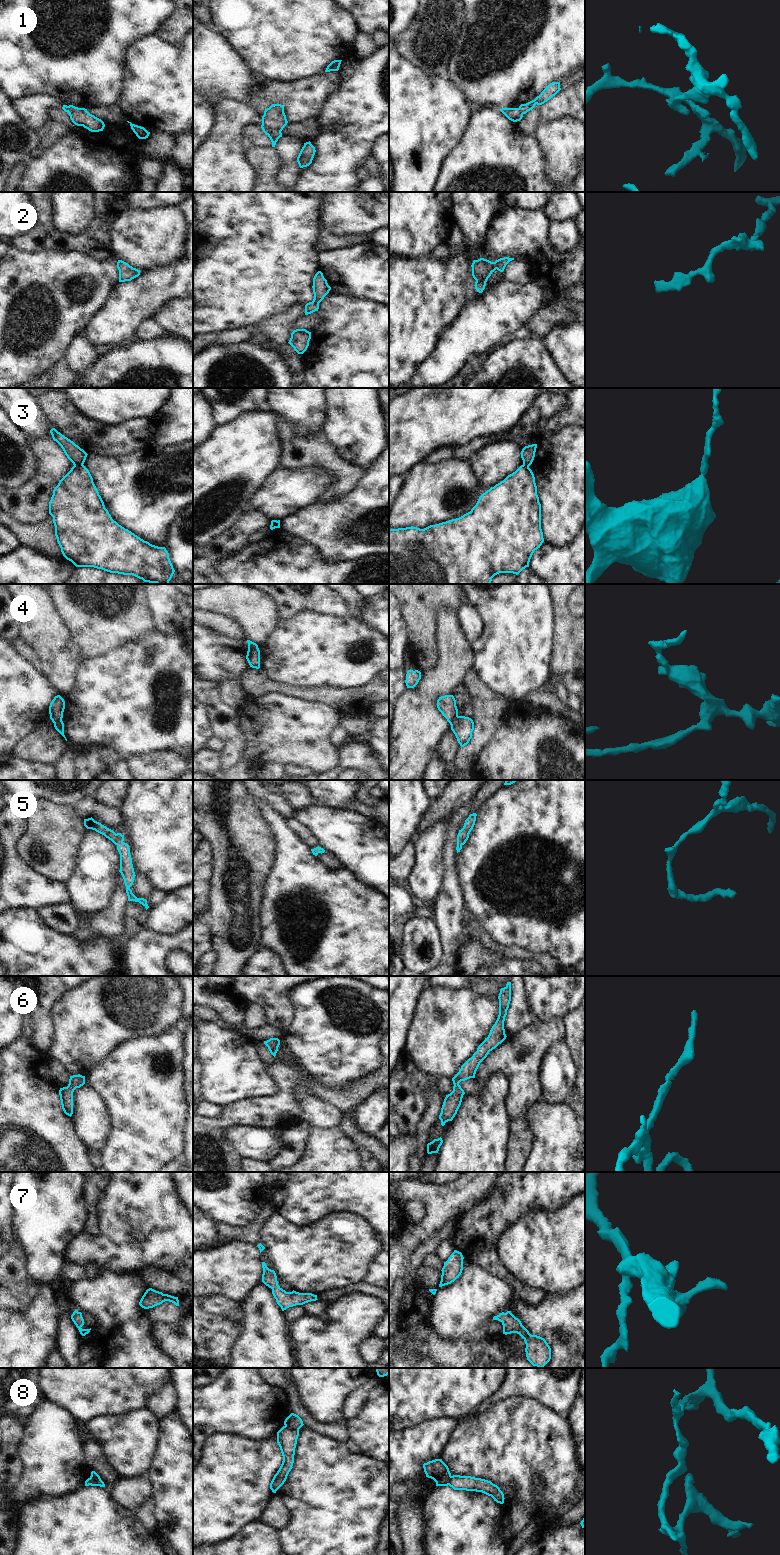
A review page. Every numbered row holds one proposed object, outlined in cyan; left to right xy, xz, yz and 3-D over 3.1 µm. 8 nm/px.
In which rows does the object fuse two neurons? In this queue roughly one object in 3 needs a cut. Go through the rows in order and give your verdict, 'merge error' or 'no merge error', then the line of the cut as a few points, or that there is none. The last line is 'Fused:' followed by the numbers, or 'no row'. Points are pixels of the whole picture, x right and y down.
1: merge error | xz (262, 124), (267, 127), (276, 128), (280, 132)
2: no merge error | no cut
3: merge error | xy (82, 464), (74, 466)
4: merge error | yz (457, 715), (450, 723)
5: no merge error | no cut
6: no merge error | no cut
7: no merge error | no cut
8: merge error | xz (284, 1426), (298, 1430)
Fused: 1, 3, 4, 8

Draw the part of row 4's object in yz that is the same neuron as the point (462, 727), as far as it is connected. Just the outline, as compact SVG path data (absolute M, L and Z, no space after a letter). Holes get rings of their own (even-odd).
M457 716L450 723L451 730L455 734L461 747L467 745L472 738L474 730L474 722L471 718L465 716Z

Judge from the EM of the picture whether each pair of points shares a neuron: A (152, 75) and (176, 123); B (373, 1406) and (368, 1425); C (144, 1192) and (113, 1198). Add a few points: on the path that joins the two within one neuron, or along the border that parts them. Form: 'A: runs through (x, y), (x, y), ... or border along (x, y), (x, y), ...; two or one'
A: runs through (164, 87), (176, 99), (176, 111); one
B: runs through (373, 1411), (373, 1420); one
C: runs through (136, 1198), (121, 1198); one

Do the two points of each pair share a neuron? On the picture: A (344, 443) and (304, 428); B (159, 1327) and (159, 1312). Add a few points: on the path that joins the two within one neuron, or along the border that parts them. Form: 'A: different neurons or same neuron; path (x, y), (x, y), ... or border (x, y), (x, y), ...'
A: different neurons; border (326, 405), (321, 428)
B: different neurons; border (181, 1313), (181, 1316), (174, 1323), (154, 1322)

